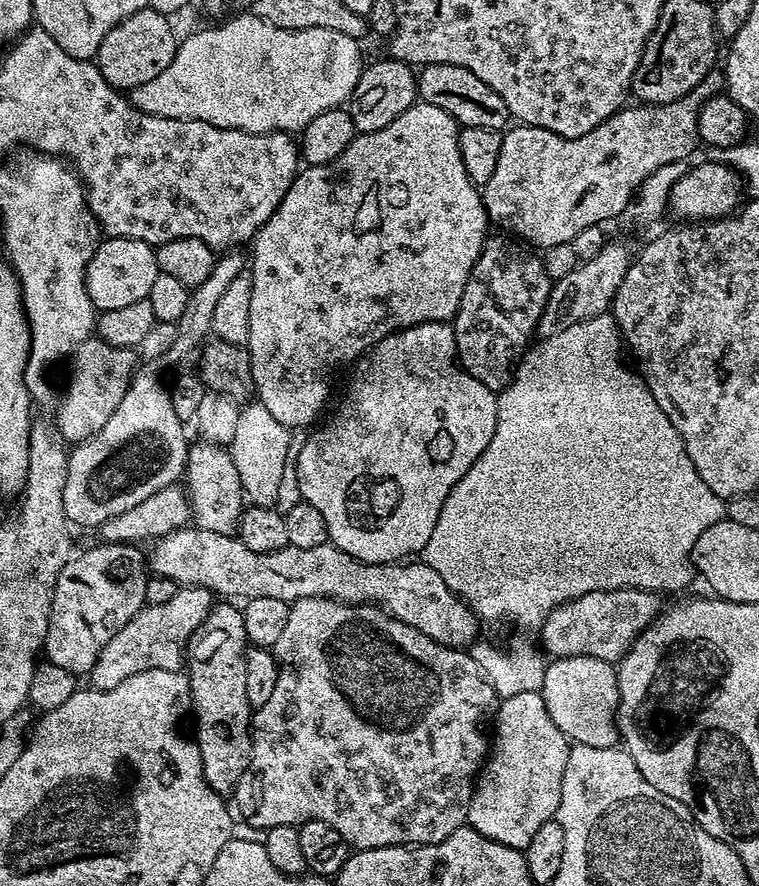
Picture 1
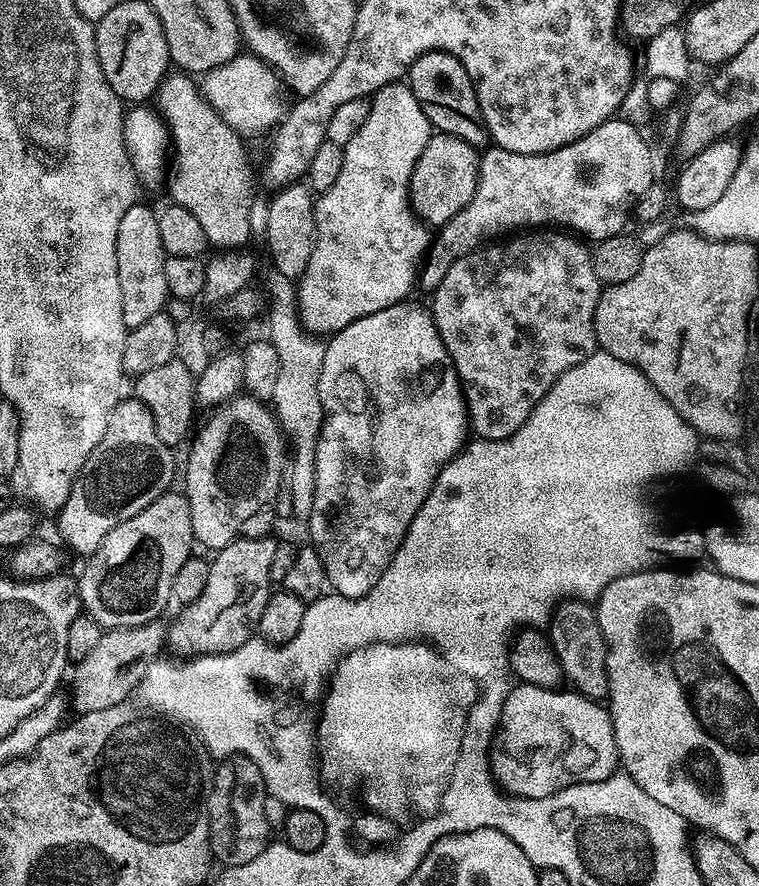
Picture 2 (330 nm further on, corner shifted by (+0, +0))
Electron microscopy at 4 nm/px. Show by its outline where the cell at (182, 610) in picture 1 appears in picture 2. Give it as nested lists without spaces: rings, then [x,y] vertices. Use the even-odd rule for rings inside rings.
[[[271,535],[243,536],[215,553],[216,561],[213,559],[208,565],[210,578],[206,578],[206,590],[194,602],[183,605],[176,621],[167,625],[166,644],[176,651],[173,653],[184,658],[217,656],[253,639],[274,584],[272,555],[277,541],[272,539]]]

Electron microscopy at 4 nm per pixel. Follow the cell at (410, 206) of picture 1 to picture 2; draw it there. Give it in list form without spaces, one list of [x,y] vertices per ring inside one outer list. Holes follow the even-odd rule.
[[[397,82],[395,84],[387,84],[382,86],[370,100],[370,114],[366,114],[366,122],[362,122],[362,130],[358,130],[358,134],[354,134],[354,138],[350,138],[350,142],[344,145],[344,161],[342,162],[342,170],[338,173],[338,178],[334,182],[334,186],[330,186],[330,190],[319,193],[315,197],[316,201],[316,241],[314,242],[314,250],[310,254],[310,262],[306,266],[306,270],[302,273],[296,284],[296,307],[300,313],[300,323],[313,334],[335,334],[341,332],[346,326],[350,326],[350,322],[358,322],[358,318],[366,318],[366,314],[378,314],[378,310],[386,310],[386,306],[394,306],[401,302],[407,301],[408,296],[418,284],[418,273],[420,265],[434,239],[433,233],[430,231],[429,225],[425,224],[419,216],[412,210],[412,204],[408,201],[408,187],[410,186],[410,178],[414,166],[418,162],[418,158],[422,154],[422,150],[426,150],[426,142],[434,135],[432,123],[426,118],[426,114],[422,110],[422,106],[418,102],[418,98],[414,98],[412,89],[407,83]]]

